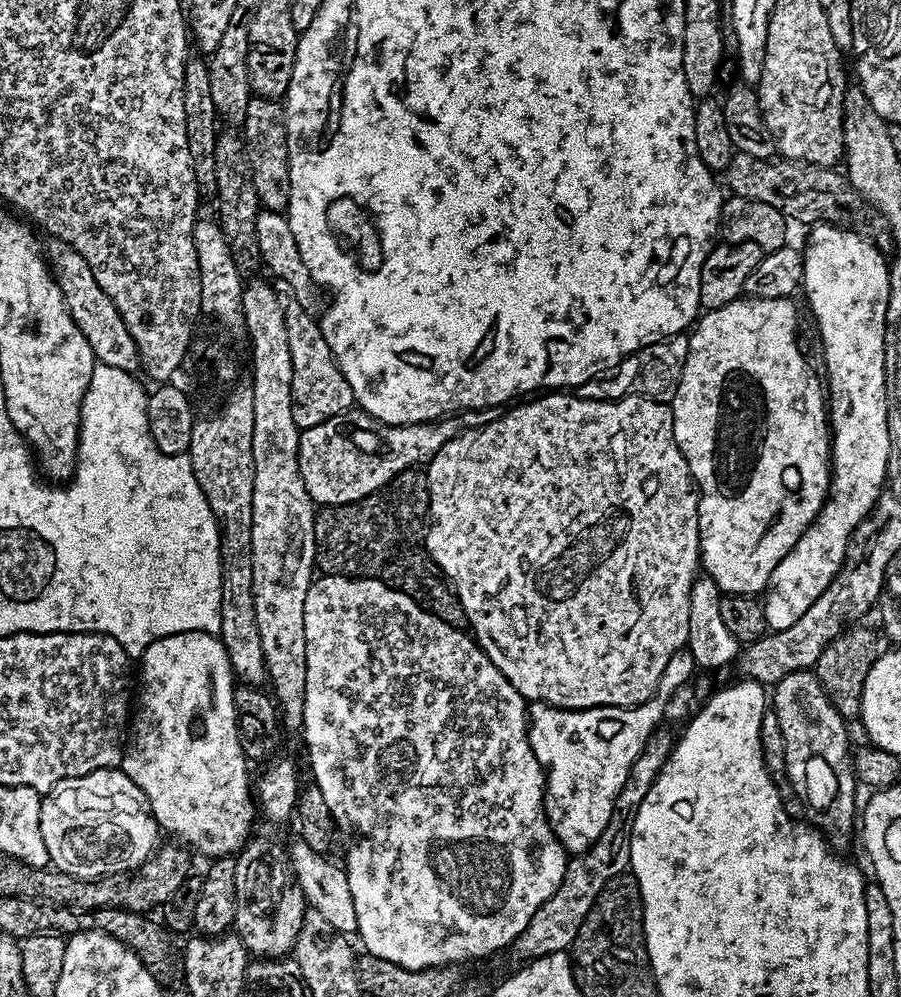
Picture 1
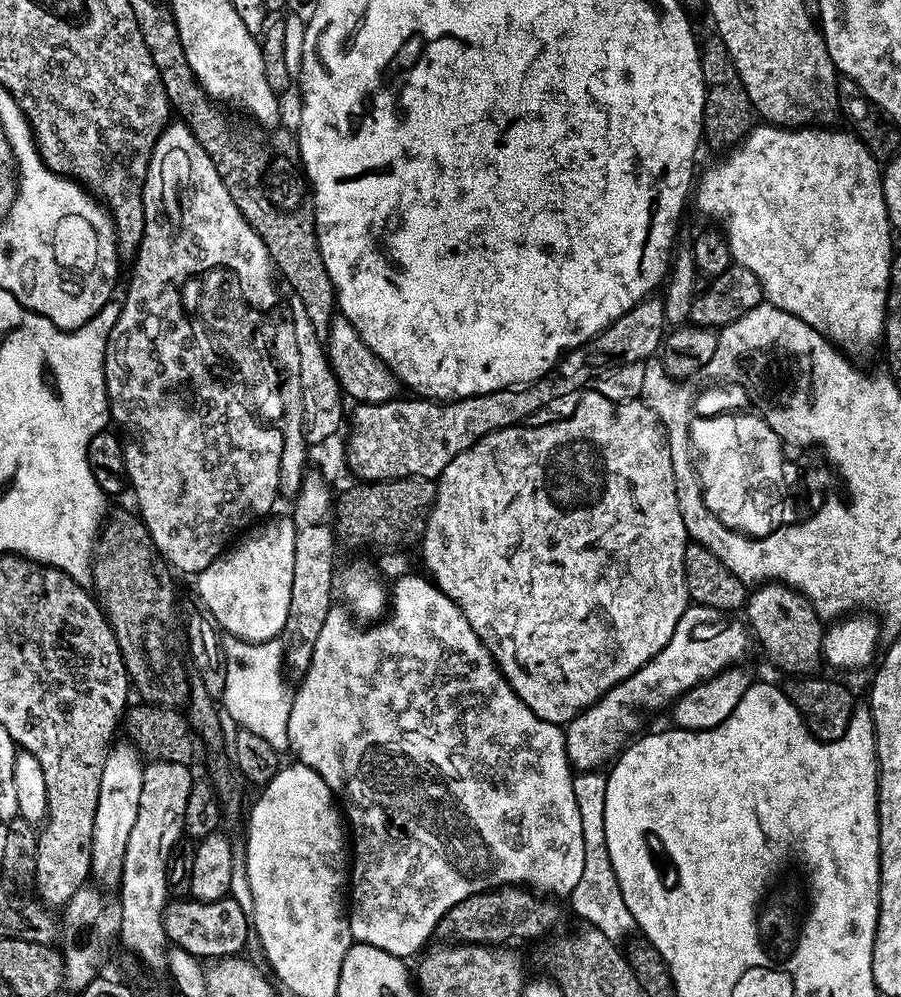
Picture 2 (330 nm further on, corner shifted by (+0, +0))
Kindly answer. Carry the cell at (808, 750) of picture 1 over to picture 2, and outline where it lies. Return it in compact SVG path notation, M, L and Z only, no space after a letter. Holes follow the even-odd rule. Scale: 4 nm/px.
M765 582L753 587L746 601L746 624L751 635L760 639L764 652L784 674L812 674L822 664L825 625L803 592L787 584Z

